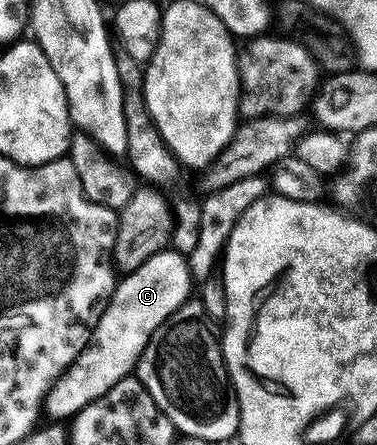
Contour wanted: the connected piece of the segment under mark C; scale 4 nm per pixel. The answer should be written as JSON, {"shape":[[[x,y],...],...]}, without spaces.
{"shape":[[[167,249],[158,251],[154,256],[148,257],[139,268],[127,271],[114,284],[114,292],[106,300],[99,316],[98,322],[94,324],[90,332],[90,341],[85,349],[68,365],[66,372],[52,385],[52,389],[46,394],[44,404],[44,415],[50,421],[69,421],[73,419],[84,405],[90,405],[96,401],[96,397],[102,397],[116,381],[127,378],[137,368],[138,358],[144,353],[144,345],[156,333],[156,329],[176,308],[191,302],[190,290],[196,287],[196,280],[190,271],[187,256],[181,255],[179,251]]]}

